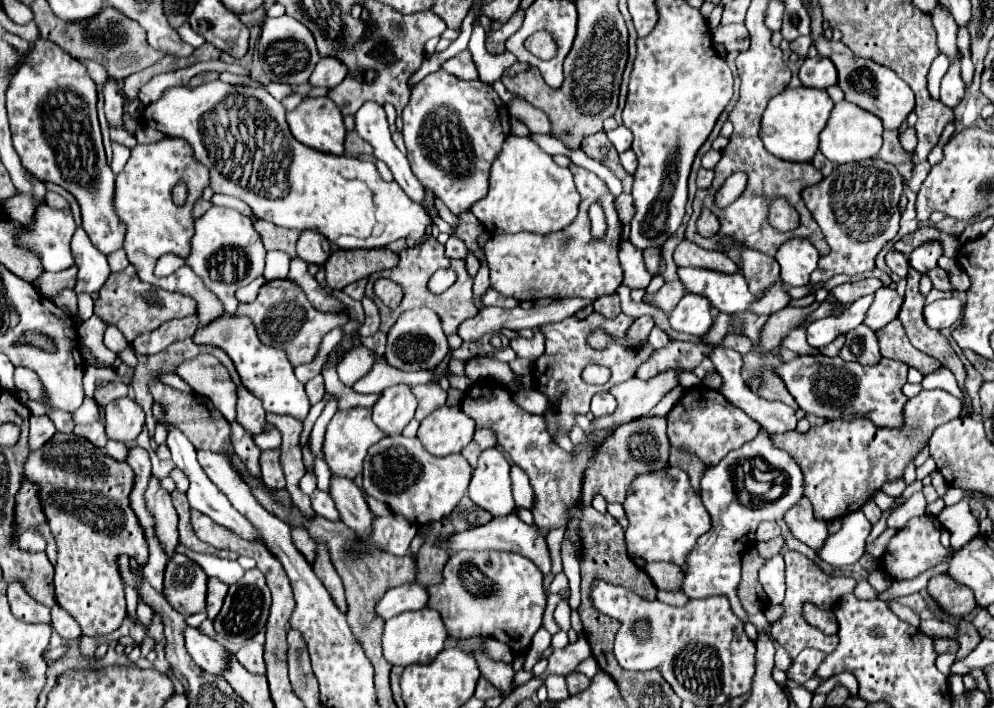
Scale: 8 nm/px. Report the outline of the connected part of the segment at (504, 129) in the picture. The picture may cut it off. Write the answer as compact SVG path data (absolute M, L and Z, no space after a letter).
M441 70L433 72L413 88L411 100L403 110L403 124L407 160L413 168L413 174L423 186L431 188L453 214L469 210L473 200L479 200L487 194L491 162L495 160L503 140L509 136L507 106L489 84L483 84L481 80L465 82Z

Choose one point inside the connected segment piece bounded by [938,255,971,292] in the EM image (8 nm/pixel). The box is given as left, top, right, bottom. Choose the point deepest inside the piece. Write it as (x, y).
(958, 277)

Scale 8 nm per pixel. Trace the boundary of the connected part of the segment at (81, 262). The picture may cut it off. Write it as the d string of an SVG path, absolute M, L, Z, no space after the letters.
M81 226L73 234L71 250L73 250L75 264L79 268L77 284L73 288L75 294L99 292L105 286L105 282L111 274L111 268L107 264L107 258L91 244L89 234Z

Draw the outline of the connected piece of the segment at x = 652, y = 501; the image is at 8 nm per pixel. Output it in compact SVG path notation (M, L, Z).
M671 466L663 472L649 472L635 478L623 508L629 520L629 528L625 530L629 556L641 556L647 562L673 562L683 566L695 540L711 526L711 518L701 498L693 492L687 474Z

